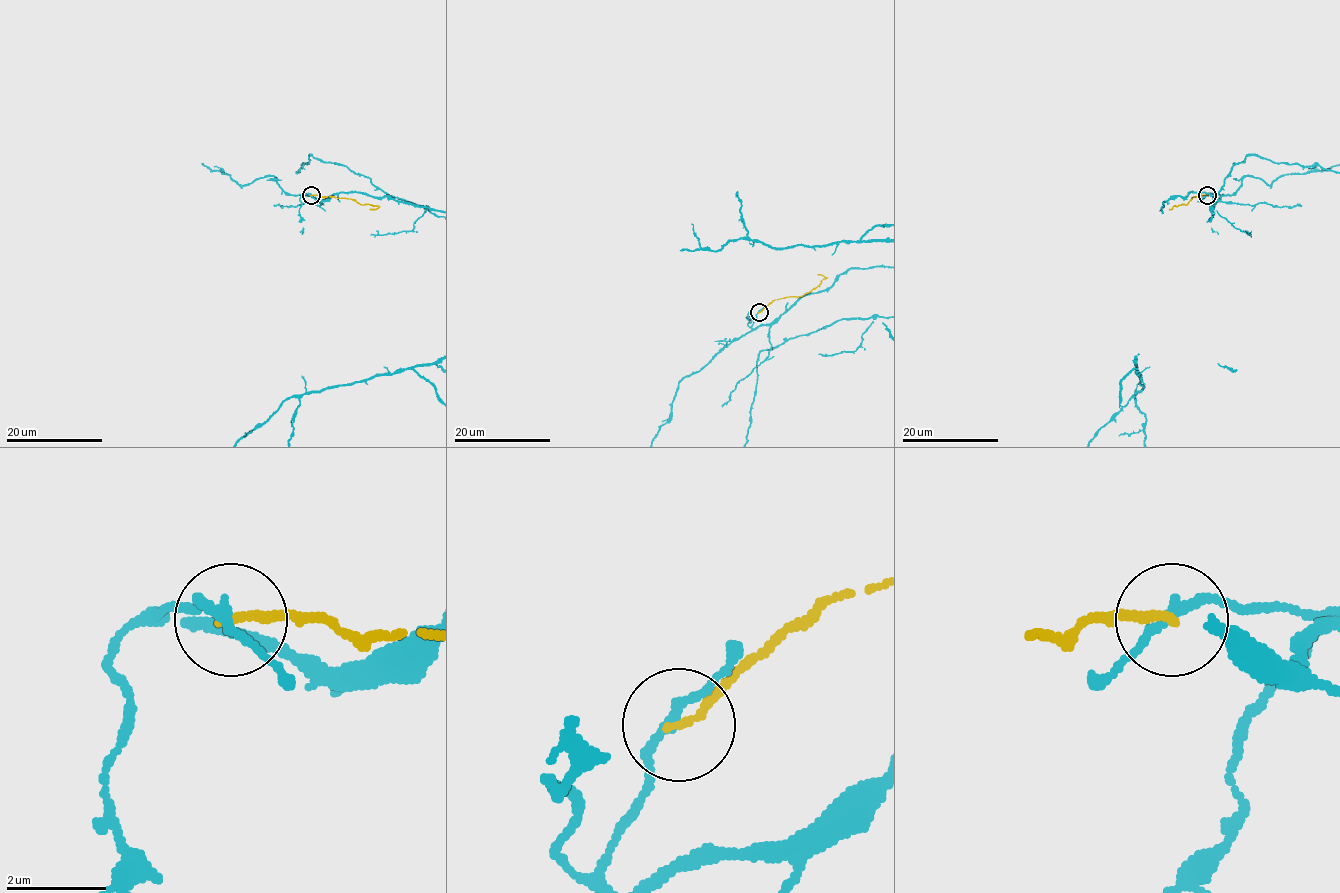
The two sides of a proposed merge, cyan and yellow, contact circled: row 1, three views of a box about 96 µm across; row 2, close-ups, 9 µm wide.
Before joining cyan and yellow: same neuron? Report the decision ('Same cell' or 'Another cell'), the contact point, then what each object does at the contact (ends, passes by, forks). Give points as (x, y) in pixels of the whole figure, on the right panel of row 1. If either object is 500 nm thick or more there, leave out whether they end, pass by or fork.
Another cell. Place: (1207, 195). At the ring cyan passes by. At the ring yellow ends

